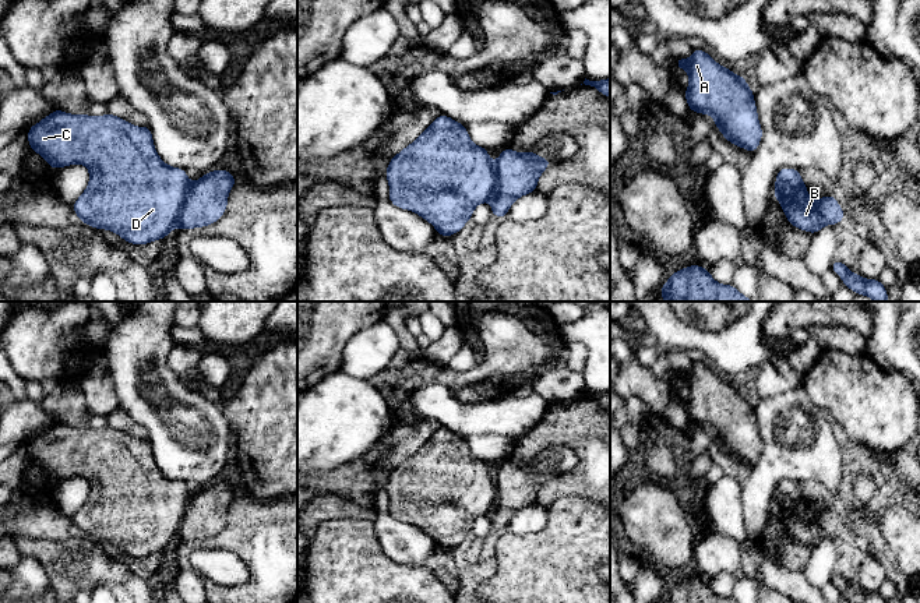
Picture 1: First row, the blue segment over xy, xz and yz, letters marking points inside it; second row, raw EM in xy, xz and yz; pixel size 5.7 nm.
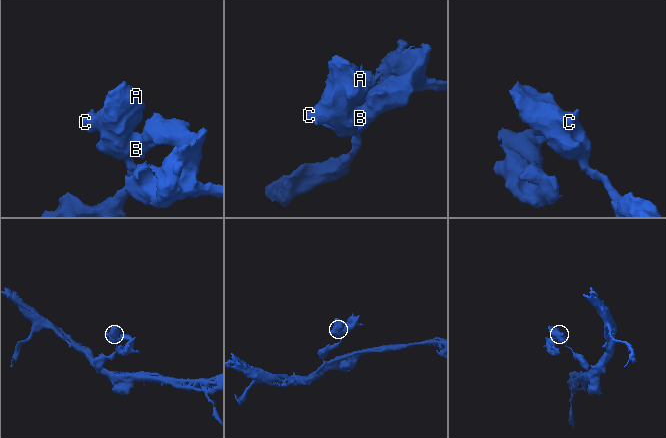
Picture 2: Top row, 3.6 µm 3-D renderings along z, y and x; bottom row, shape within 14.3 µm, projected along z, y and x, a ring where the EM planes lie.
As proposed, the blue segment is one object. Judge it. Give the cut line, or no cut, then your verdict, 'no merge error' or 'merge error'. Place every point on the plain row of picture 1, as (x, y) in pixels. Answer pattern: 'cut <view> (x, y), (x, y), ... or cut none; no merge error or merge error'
cut xy (191, 496), (176, 538); merge error

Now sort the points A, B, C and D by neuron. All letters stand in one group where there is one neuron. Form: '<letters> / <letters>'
A C D / B

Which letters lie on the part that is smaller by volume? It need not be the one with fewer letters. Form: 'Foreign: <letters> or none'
Foreign: B

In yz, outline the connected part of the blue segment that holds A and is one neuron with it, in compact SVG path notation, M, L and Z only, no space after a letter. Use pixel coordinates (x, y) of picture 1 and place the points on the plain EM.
M694 362L690 371L676 371L674 378L684 381L690 389L690 398L684 403L688 422L697 427L712 429L725 452L754 466L762 451L762 440L758 434L754 403L748 401L745 391L718 377L702 362Z

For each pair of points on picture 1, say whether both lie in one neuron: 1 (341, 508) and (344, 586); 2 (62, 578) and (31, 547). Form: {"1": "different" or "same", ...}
{"1": "different", "2": "same"}

